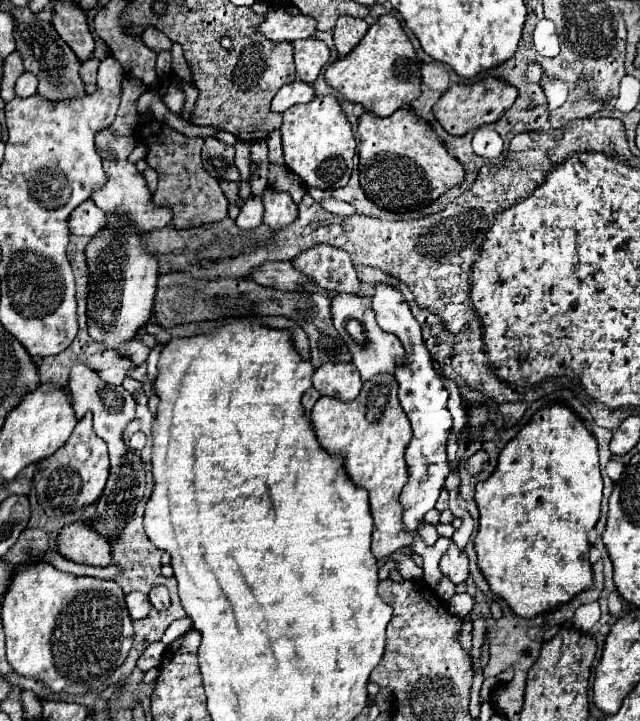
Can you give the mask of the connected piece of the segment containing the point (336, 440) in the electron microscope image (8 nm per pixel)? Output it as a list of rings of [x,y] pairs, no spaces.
[[[393,374],[373,376],[373,380],[363,382],[361,394],[357,400],[341,402],[331,396],[321,396],[311,410],[311,422],[317,432],[319,442],[325,446],[329,454],[345,456],[345,470],[349,478],[369,490],[369,504],[373,516],[373,542],[371,550],[377,560],[391,556],[395,550],[413,544],[413,552],[423,558],[425,582],[433,588],[441,580],[439,560],[449,548],[449,538],[439,538],[433,546],[427,546],[423,538],[417,534],[417,540],[405,532],[405,524],[401,520],[401,504],[399,494],[407,482],[407,466],[405,466],[405,448],[411,440],[411,424],[405,416],[399,400],[397,400],[397,380]]]

